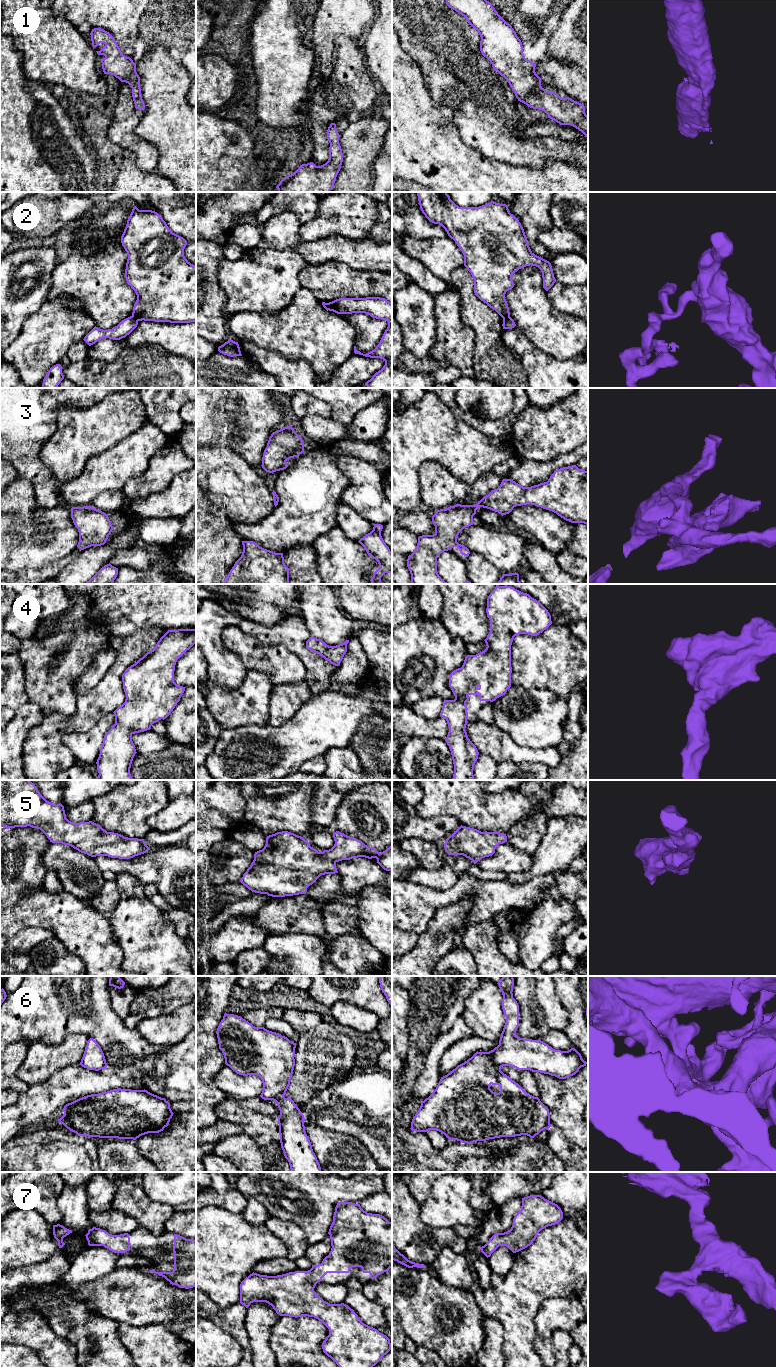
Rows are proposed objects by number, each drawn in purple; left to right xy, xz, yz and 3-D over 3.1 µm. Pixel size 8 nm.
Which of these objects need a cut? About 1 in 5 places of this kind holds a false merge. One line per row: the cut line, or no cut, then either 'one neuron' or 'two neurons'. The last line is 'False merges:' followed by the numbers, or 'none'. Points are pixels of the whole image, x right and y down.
1: cut none; one neuron
2: cut xy (132, 315), (137, 321); two neurons
3: cut none; one neuron
4: cut none; one neuron
5: cut none; one neuron
6: cut none; one neuron
7: cut none; one neuron
False merges: 2

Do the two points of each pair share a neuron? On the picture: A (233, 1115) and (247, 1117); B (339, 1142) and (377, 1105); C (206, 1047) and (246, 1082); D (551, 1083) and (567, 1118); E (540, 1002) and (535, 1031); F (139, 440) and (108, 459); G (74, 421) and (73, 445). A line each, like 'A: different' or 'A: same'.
A: same
B: different
C: different
D: same
E: same
F: same
G: same

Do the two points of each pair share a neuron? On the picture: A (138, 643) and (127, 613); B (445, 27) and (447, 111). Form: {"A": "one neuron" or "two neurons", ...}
{"A": "two neurons", "B": "two neurons"}

